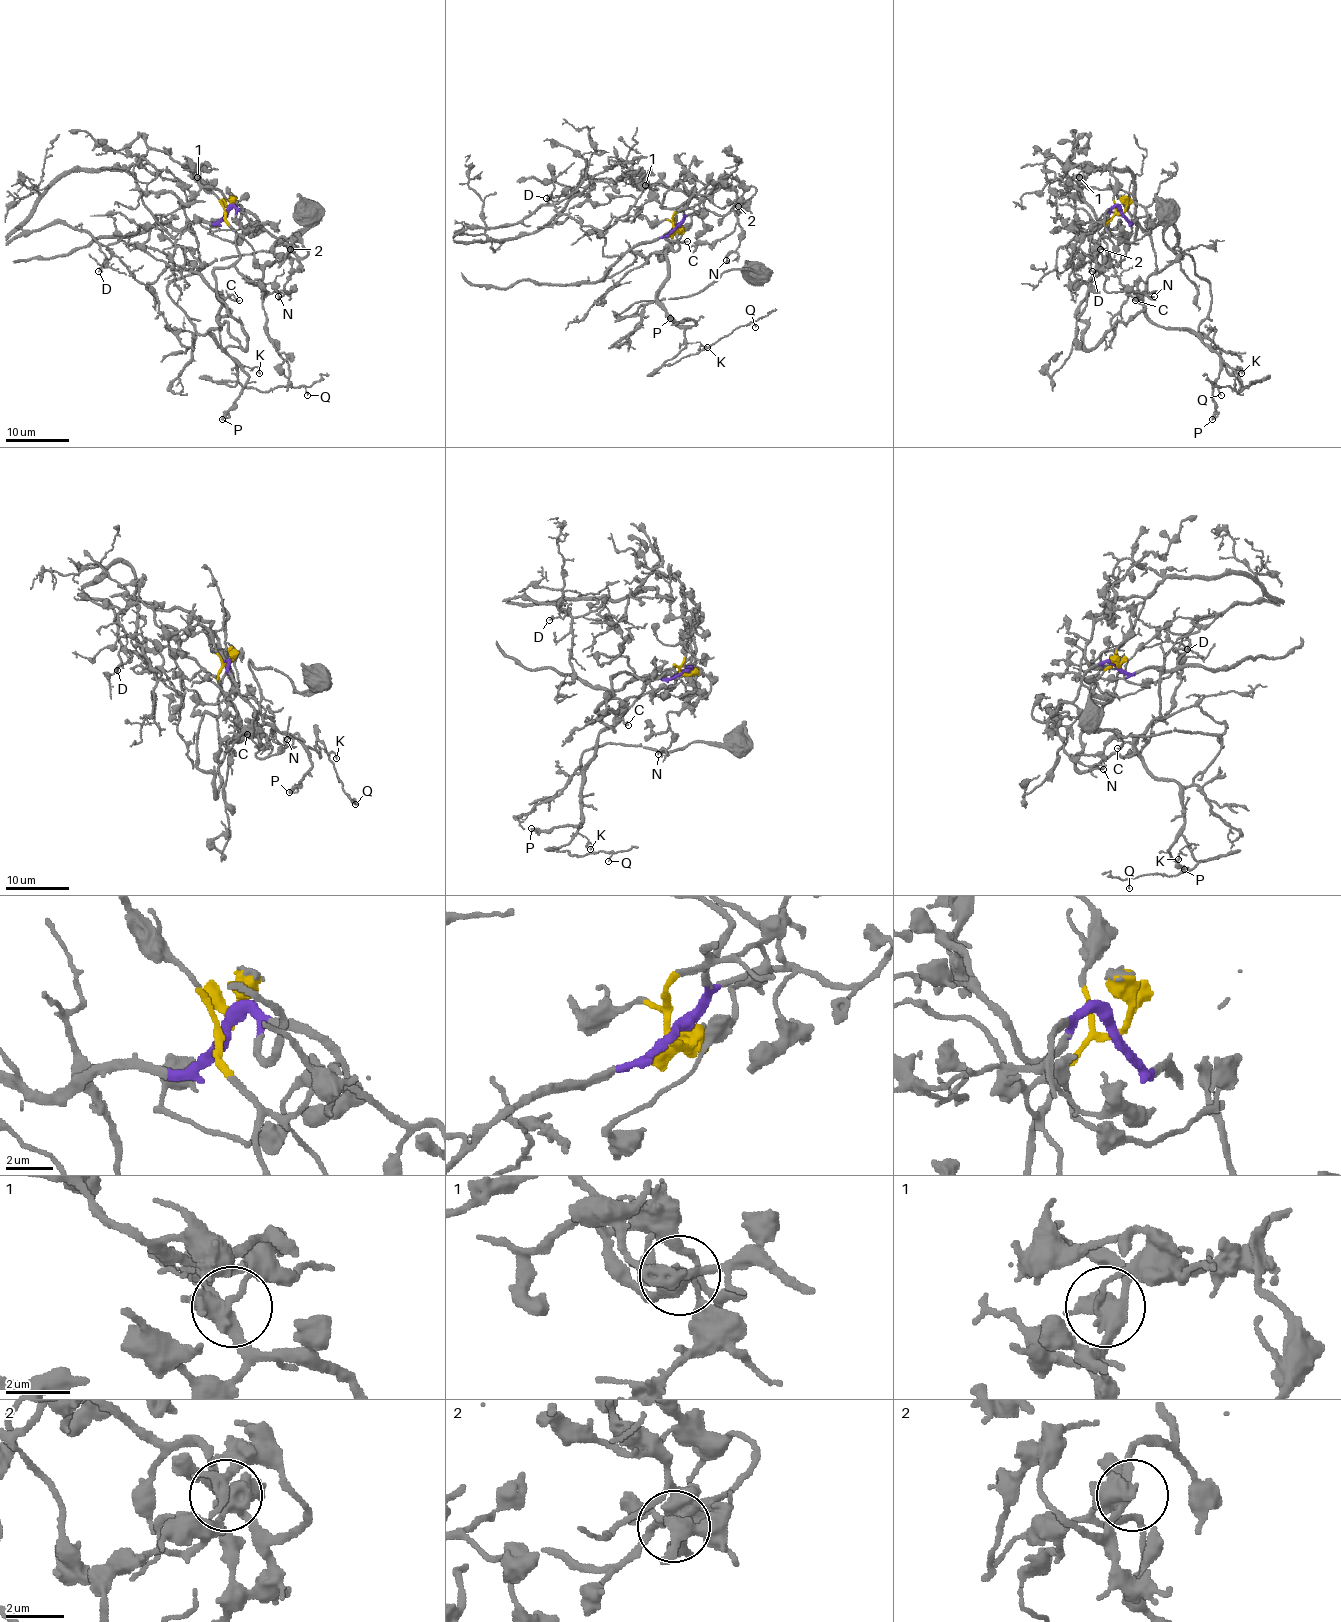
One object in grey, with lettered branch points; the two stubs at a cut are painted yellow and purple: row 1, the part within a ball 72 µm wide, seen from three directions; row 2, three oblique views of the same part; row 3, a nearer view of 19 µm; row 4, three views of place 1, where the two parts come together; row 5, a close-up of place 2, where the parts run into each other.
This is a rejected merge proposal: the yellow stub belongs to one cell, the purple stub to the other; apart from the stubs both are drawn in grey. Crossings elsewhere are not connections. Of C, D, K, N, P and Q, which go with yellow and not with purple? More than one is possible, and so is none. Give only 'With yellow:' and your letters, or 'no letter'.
With yellow: C, K, P, Q

